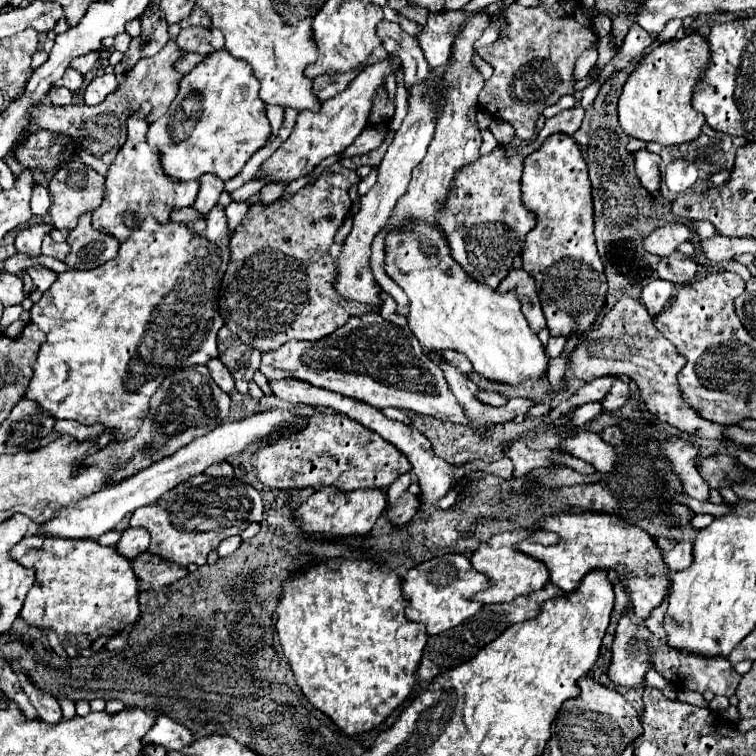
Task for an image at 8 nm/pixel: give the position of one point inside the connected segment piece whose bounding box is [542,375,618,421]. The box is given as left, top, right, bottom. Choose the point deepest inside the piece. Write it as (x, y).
(596, 390)

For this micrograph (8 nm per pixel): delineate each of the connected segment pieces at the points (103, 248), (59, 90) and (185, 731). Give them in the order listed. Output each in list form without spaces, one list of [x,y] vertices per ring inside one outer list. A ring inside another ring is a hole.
[[[84,213],[78,217],[78,225],[68,235],[68,245],[72,247],[66,257],[66,265],[72,269],[92,269],[114,259],[120,241],[110,233],[92,227],[92,215]]]
[[[54,87],[48,93],[52,105],[72,105],[72,93],[66,87]]]
[[[160,715],[154,723],[154,727],[148,731],[148,735],[144,737],[144,743],[156,743],[156,745],[164,745],[166,751],[174,751],[180,747],[186,747],[194,741],[192,731],[182,725],[180,721],[174,721],[166,715]]]

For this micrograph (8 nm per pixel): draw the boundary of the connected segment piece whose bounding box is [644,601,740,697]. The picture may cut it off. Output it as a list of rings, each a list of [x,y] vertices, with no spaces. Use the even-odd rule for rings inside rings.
[[[664,601],[660,607],[656,607],[656,611],[652,611],[652,615],[644,621],[644,625],[652,631],[652,637],[648,639],[648,645],[652,647],[652,659],[656,663],[656,671],[670,683],[674,685],[682,685],[688,691],[712,691],[714,695],[726,695],[730,697],[734,693],[734,689],[738,687],[740,675],[732,669],[728,659],[692,659],[692,655],[680,655],[680,651],[672,651],[672,647],[668,647],[666,643],[666,631],[664,631],[664,613],[668,609],[668,601]]]

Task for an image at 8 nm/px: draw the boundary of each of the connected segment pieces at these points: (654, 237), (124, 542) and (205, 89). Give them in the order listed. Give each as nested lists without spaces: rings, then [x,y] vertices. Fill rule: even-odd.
[[[672,221],[672,223],[666,223],[658,229],[654,229],[646,239],[644,239],[644,247],[654,253],[654,255],[670,255],[672,251],[676,251],[684,241],[690,241],[694,239],[694,229],[688,227],[686,223],[680,223],[680,221]]]
[[[136,527],[136,529],[126,529],[122,539],[116,543],[116,549],[122,553],[122,555],[128,555],[128,559],[134,559],[136,555],[144,553],[150,545],[150,533],[148,529],[144,531],[144,527]]]
[[[228,49],[212,51],[184,75],[170,109],[156,119],[148,131],[148,143],[162,153],[166,175],[174,179],[200,179],[204,173],[214,173],[228,181],[240,173],[246,161],[254,151],[266,145],[272,133],[266,103],[258,91],[260,83],[248,63],[232,57]]]

